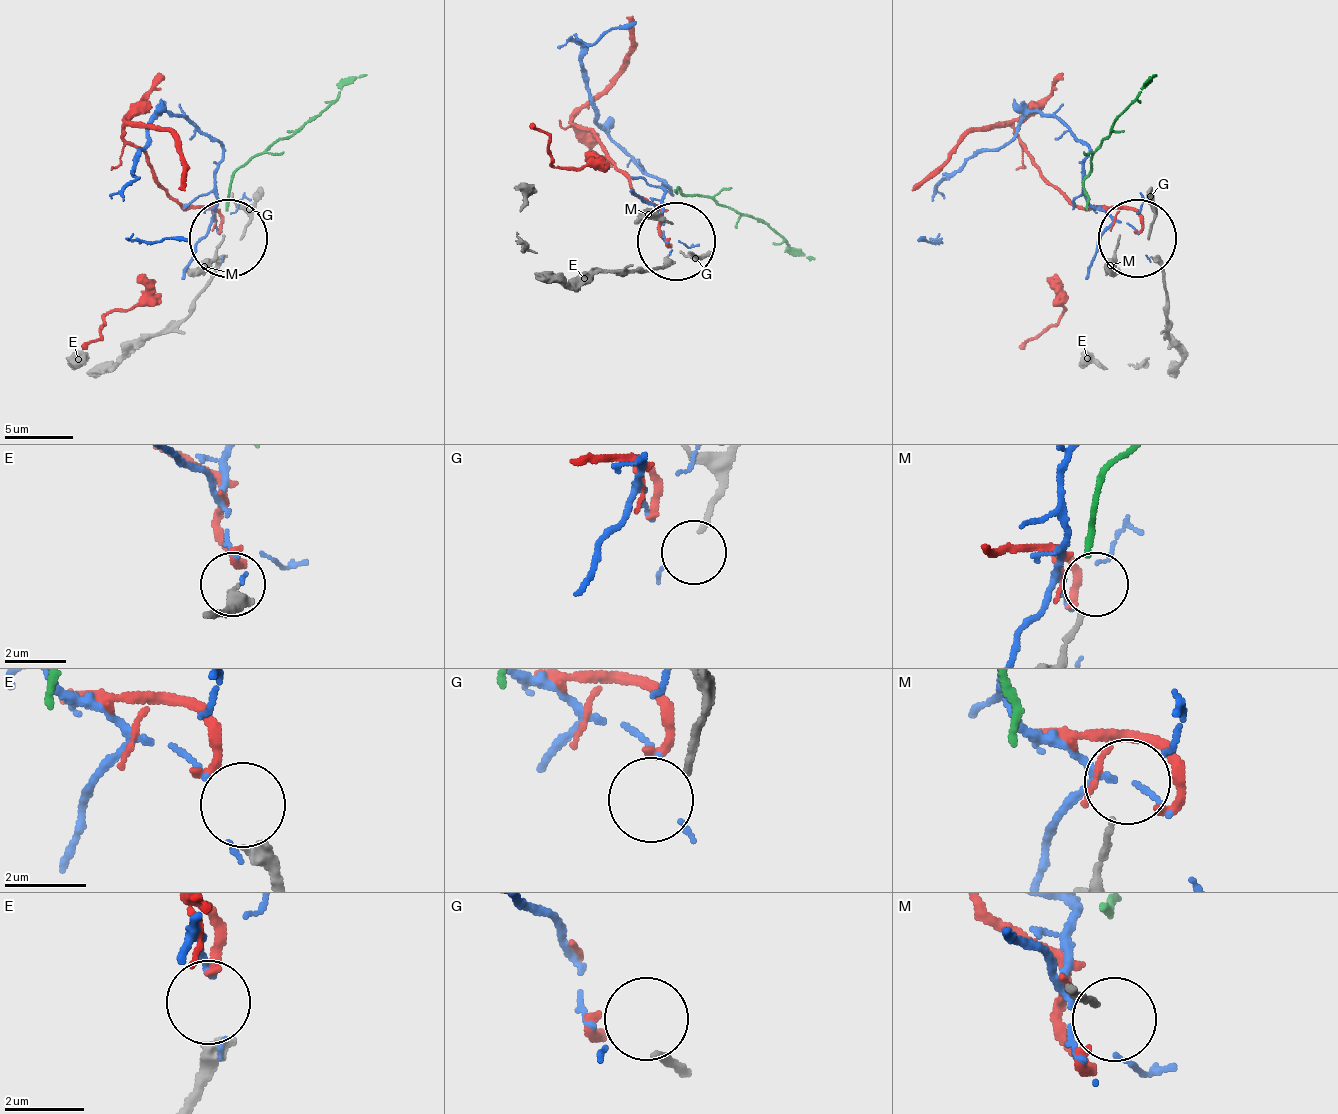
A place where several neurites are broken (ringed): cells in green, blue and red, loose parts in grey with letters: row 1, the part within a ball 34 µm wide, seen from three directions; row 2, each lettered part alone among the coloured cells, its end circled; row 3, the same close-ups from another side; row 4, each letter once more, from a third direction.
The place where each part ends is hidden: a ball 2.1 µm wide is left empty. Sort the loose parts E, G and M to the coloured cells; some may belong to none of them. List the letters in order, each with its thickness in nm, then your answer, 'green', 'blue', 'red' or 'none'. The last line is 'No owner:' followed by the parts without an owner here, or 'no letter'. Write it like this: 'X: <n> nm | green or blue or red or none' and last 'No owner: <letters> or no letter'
E: 400 nm | none
G: 180 nm | none
M: 150 nm | none
No owner: E, G, M

